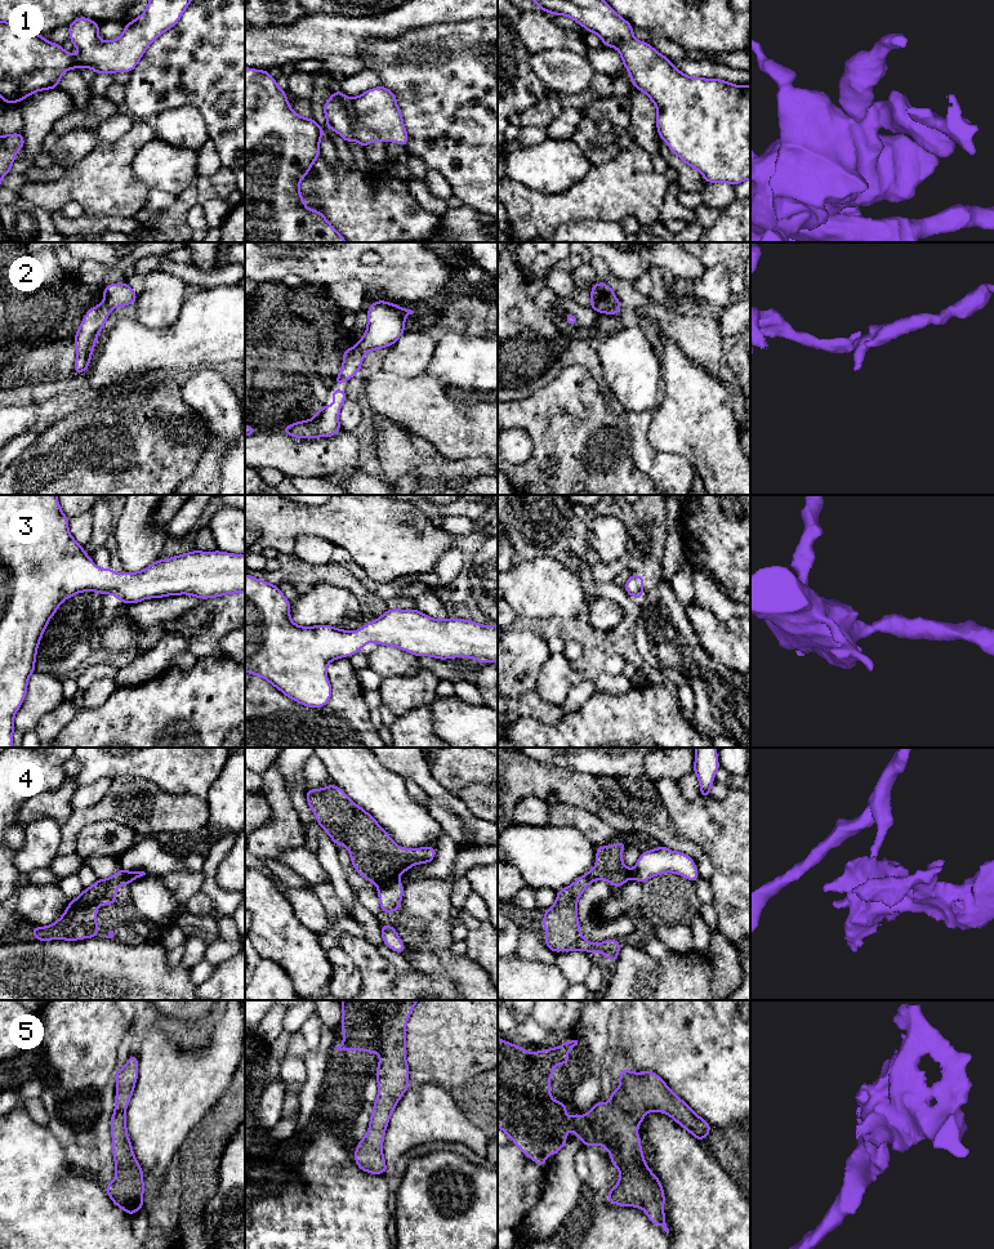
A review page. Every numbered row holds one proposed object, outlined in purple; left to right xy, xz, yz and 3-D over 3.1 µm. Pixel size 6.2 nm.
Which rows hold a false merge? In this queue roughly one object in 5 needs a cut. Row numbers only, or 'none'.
2, 4

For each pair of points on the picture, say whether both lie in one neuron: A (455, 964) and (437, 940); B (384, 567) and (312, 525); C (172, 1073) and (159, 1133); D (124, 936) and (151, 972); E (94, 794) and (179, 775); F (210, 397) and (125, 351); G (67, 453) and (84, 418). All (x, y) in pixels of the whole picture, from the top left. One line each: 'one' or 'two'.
A: two
B: one
C: one
D: two
E: two
F: two
G: one

